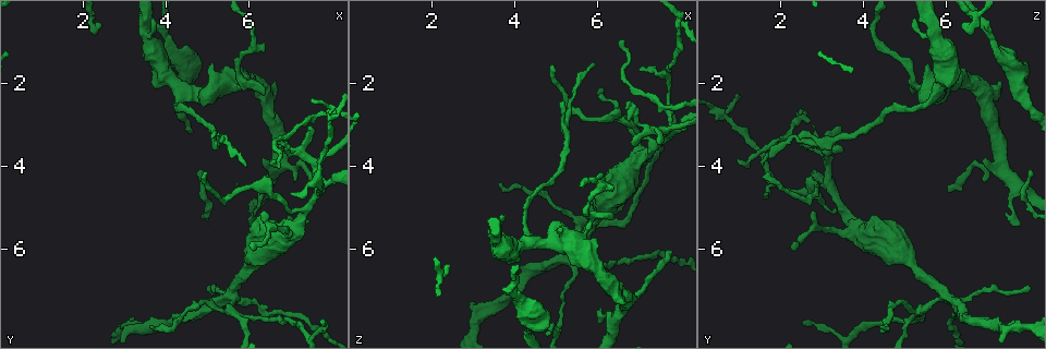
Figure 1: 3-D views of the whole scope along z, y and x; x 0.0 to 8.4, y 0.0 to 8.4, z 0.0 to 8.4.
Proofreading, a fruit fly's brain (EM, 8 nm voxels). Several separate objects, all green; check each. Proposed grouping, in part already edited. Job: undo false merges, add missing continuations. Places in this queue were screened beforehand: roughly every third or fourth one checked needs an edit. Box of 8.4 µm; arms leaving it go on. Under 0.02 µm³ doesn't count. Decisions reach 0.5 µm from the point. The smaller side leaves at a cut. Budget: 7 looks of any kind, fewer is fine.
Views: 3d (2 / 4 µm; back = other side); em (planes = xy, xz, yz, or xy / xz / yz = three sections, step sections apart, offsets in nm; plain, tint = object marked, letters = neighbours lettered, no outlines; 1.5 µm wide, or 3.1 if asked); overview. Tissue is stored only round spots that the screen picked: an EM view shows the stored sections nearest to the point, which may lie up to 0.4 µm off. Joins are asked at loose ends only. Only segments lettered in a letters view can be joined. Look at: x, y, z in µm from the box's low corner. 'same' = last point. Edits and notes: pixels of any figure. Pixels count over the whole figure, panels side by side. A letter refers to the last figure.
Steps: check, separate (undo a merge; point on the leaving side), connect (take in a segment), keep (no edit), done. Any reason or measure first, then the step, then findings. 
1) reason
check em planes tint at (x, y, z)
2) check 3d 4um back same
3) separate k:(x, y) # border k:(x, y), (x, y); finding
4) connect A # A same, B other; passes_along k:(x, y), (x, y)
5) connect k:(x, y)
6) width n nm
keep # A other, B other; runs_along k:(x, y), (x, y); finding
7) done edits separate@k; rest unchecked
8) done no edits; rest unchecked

free end
check 3d 4um at (6.70, 3.40, 2.45)

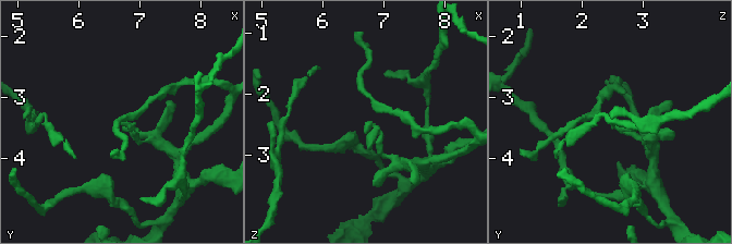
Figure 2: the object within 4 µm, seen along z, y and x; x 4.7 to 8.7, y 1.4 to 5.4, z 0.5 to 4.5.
need the tissue
check em planes letters at (6.70, 3.40, 2.45)

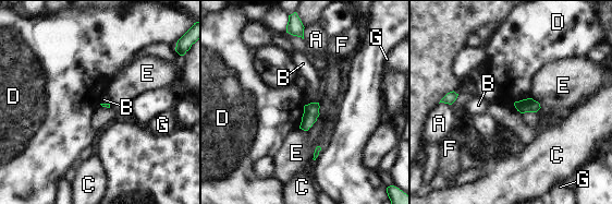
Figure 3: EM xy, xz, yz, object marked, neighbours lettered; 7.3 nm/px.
longest_contact E 190 nm
keep # A other, B other, C other, D other, E other, F other, G other; none of them fits

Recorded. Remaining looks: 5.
thin end
check em planes letters at (7.85, 4.60, 6.00)

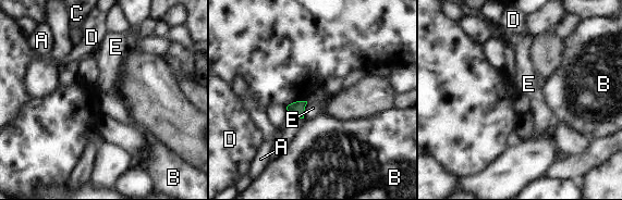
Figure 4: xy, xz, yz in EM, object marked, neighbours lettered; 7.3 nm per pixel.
keep # A other, B other, C other, D other, E other; border 4:(307, 101), (303, 117); none of them fits

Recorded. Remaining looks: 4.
thin neck
check 3d 4um back at (5.65, 2.05, 5.65)

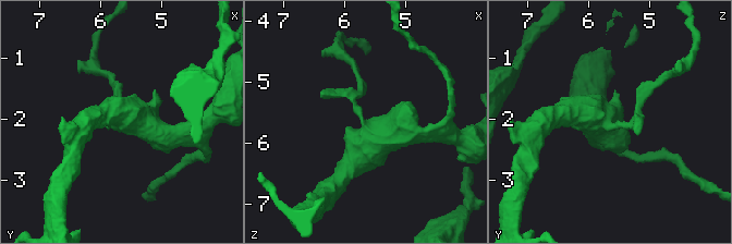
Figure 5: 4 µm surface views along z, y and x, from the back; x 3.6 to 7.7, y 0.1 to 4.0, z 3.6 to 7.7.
arms 3
check em planes tint at (5.65, 2.10, 5.70)

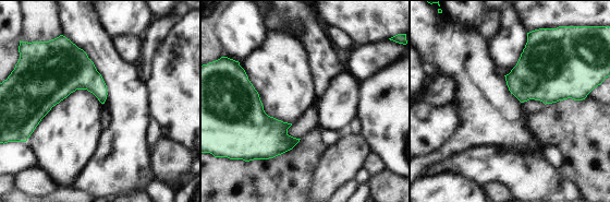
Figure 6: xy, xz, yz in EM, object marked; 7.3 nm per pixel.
check em planes letters same

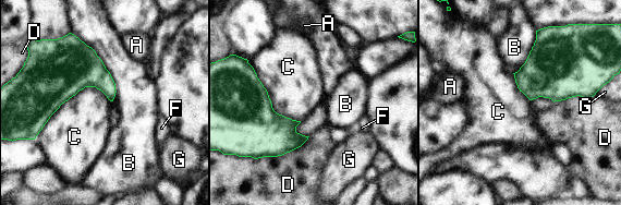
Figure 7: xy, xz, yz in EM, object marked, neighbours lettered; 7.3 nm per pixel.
width 240 nm
keep # A other, B other, C other, D other, F other, G other; border 7:(111, 100), (84, 87), (41, 128); all the same neuron

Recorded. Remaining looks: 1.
done no edits; rest unchecked

